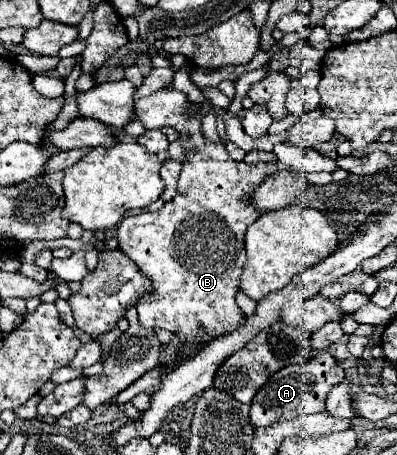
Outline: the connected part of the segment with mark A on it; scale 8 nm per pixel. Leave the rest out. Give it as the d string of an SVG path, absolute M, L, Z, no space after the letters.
M321 351L317 357L309 359L303 365L287 365L275 375L269 377L269 381L257 391L257 395L251 401L251 411L249 419L253 427L267 427L277 421L285 419L295 419L299 415L313 415L325 411L325 399L329 391L339 385L345 379L343 369L339 363L327 353Z

